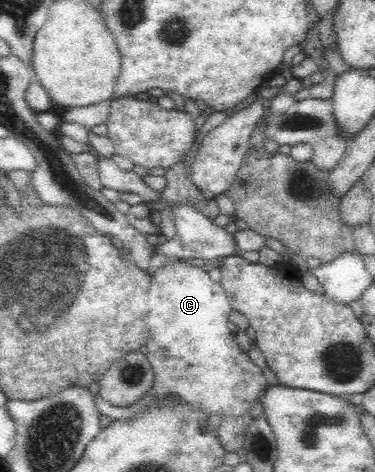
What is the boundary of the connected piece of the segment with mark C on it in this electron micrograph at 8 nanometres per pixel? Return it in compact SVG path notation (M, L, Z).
M167 258L167 261L152 273L151 280L150 311L147 319L150 337L146 343L148 351L146 356L155 372L153 385L147 389L147 393L141 395L141 399L137 399L133 405L127 407L115 407L105 401L99 393L96 394L94 402L100 415L107 415L113 420L126 420L153 400L158 400L169 393L177 393L179 398L183 398L185 402L193 404L199 410L205 410L209 415L221 413L223 416L240 416L249 412L255 401L269 387L269 383L262 369L257 367L247 353L241 351L235 341L238 334L232 333L229 329L229 316L234 309L230 306L226 291L219 283L209 278L207 271L185 263L179 258Z

